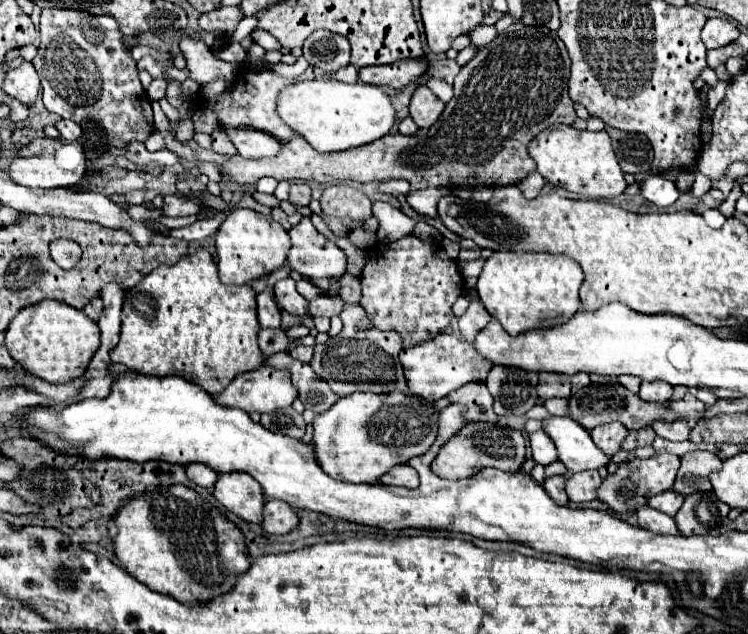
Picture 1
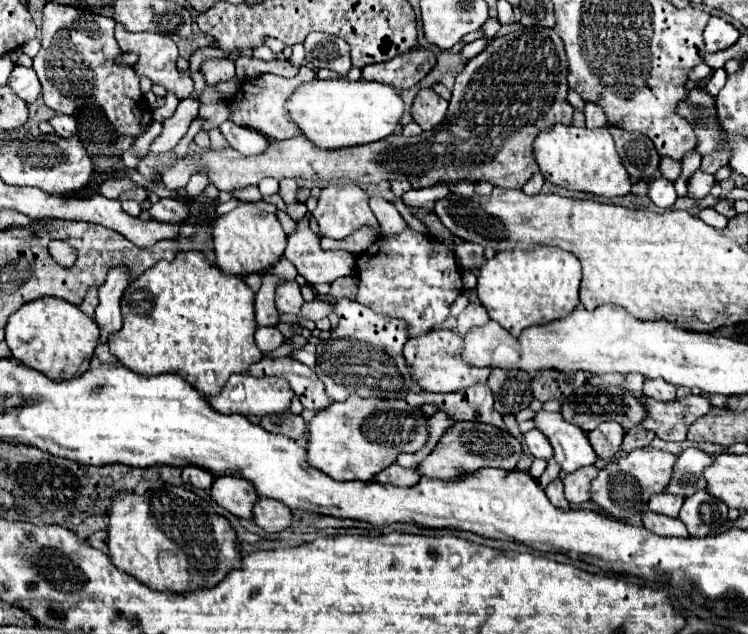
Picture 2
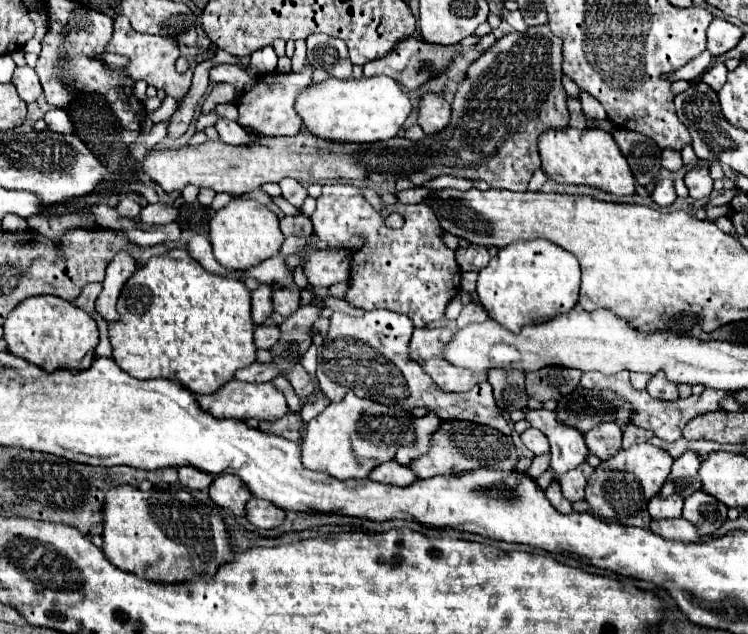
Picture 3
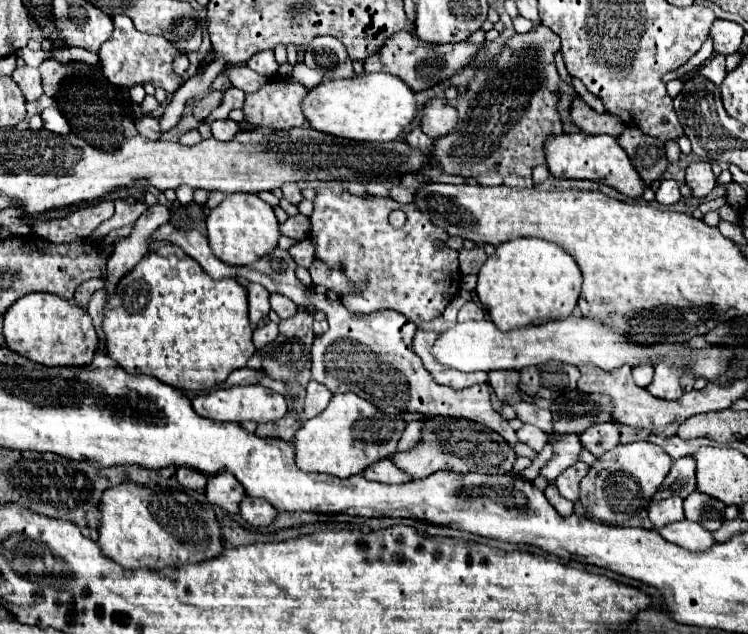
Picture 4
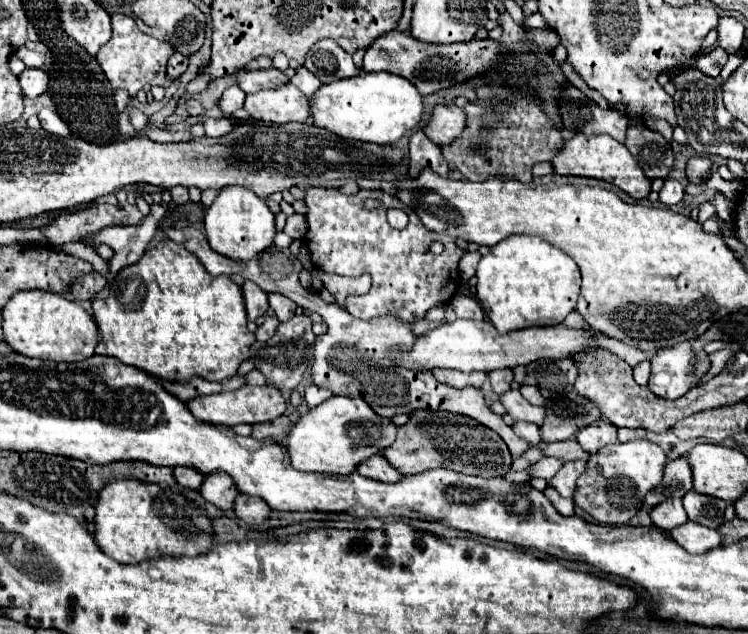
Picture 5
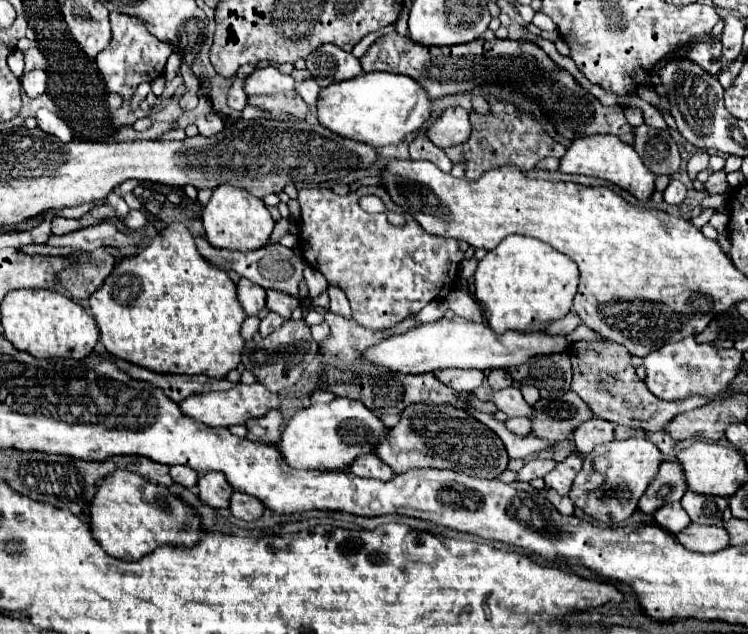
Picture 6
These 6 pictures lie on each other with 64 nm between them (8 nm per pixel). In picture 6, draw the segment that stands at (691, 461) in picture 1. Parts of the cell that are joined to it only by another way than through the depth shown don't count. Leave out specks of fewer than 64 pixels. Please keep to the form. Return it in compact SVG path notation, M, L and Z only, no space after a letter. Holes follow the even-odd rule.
M662 462L656 480L640 498L640 510L646 514L654 514L664 504L678 502L686 490L688 488L680 462Z

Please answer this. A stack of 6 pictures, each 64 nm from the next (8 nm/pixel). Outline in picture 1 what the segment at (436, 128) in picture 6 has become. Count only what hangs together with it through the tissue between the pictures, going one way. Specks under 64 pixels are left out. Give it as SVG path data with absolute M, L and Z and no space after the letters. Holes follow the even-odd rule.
M418 86L410 100L410 116L418 128L430 128L444 110L444 102L434 96L428 86Z

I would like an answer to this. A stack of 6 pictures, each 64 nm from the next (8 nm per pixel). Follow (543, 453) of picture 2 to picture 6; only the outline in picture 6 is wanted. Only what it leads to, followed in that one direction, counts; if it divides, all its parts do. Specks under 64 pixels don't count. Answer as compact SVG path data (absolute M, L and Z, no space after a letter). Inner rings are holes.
M510 418L506 422L506 426L508 426L508 430L512 430L514 434L520 434L520 436L532 434L532 426L530 426L528 418Z

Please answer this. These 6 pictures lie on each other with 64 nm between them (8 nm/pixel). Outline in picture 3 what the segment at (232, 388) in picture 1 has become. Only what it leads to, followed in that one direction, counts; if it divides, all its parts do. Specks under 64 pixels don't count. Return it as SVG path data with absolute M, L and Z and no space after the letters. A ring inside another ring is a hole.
M232 378L230 382L226 382L218 392L214 392L210 396L198 396L198 402L200 402L200 406L206 412L210 412L216 418L276 420L276 418L282 418L288 412L288 404L286 404L284 394L272 382L250 384L250 382L242 382L242 380L236 380L236 378Z

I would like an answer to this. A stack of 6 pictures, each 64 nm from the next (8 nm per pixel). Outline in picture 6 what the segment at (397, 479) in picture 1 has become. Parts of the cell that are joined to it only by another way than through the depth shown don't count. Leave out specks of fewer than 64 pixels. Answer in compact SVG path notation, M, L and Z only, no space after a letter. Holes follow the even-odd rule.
M366 454L354 460L354 464L348 468L348 472L362 476L362 478L378 478L378 480L392 480L394 472L388 468L388 464L380 462L376 454Z

